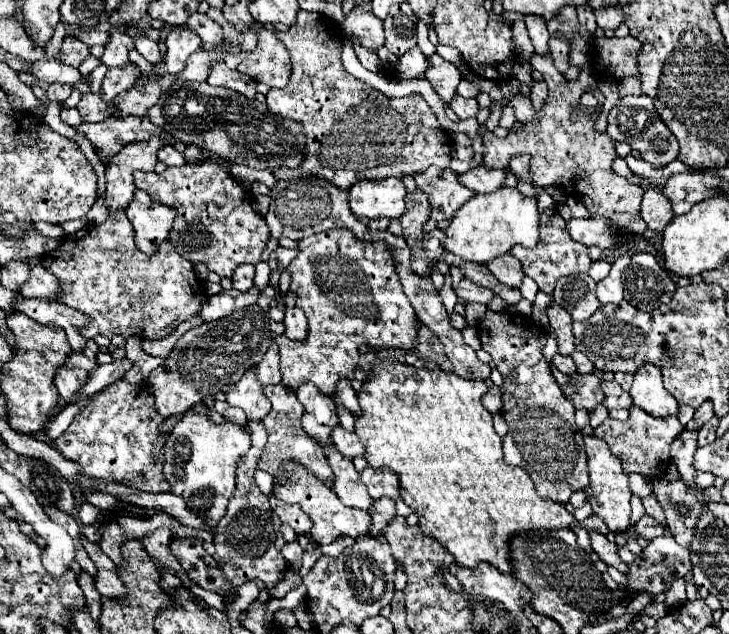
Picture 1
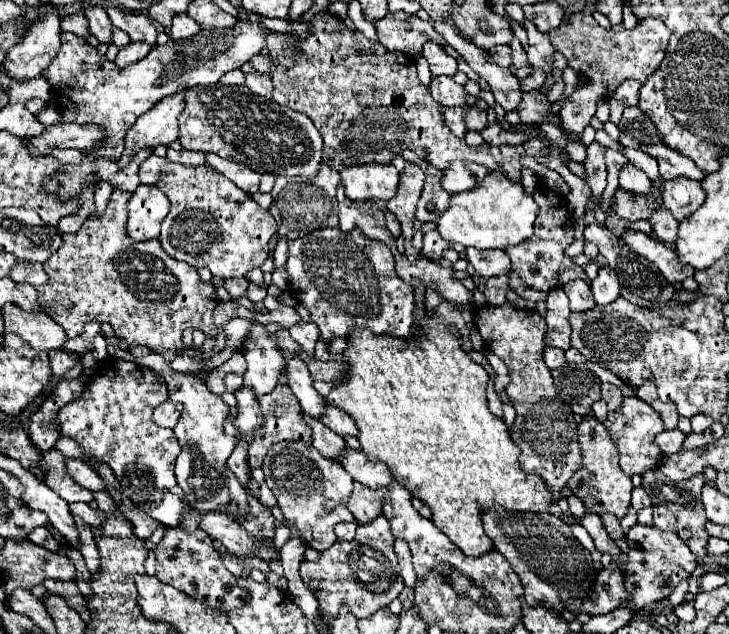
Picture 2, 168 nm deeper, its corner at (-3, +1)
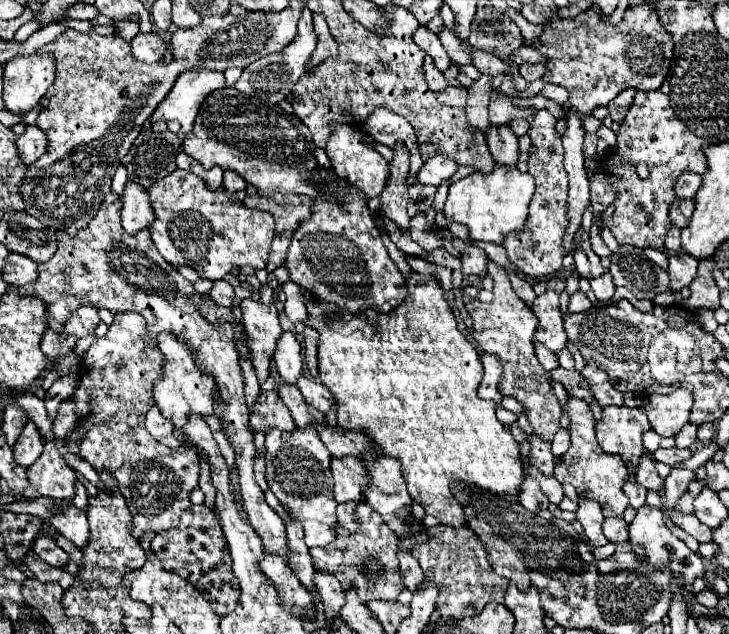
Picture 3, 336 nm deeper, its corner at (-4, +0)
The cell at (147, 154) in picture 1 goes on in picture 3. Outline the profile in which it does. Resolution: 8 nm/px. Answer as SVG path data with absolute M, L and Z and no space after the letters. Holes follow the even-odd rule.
M191 69L177 77L171 93L159 103L159 109L149 117L151 123L157 121L177 121L181 133L191 133L193 119L203 103L203 99L215 89L225 87L223 73L209 69Z

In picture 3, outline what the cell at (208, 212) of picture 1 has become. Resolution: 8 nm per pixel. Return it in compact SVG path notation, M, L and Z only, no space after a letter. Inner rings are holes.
M175 169L151 185L149 197L157 215L149 227L151 239L161 257L171 265L193 267L201 277L211 281L225 279L233 267L261 269L267 265L267 253L275 233L271 213L245 207L223 185L219 189L207 189L191 171Z

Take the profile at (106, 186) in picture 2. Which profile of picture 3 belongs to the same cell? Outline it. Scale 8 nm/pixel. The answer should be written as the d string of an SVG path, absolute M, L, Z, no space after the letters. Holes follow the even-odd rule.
M119 165L119 169L115 171L115 175L112 179L111 189L113 193L117 193L117 195L122 196L127 181L129 181L127 171L125 171L125 167L123 167L123 165Z

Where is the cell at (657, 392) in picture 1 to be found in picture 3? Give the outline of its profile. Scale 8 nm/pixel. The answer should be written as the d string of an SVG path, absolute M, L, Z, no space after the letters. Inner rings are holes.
M677 389L671 395L651 395L645 399L643 409L657 431L663 437L673 437L689 421L693 399L685 389Z

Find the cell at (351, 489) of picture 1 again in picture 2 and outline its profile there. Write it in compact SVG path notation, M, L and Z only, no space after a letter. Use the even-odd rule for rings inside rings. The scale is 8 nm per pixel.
M304 414L304 420L312 428L314 448L318 448L318 452L322 452L324 456L334 456L334 460L338 460L338 456L346 448L346 442L336 432L330 432L330 428L326 428L320 420L314 420L308 414Z

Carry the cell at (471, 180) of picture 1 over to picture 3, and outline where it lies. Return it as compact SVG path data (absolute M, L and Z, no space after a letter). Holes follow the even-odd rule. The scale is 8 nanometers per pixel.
M435 155L421 167L417 179L423 181L423 185L439 187L443 181L451 181L457 173L459 163L447 155Z

